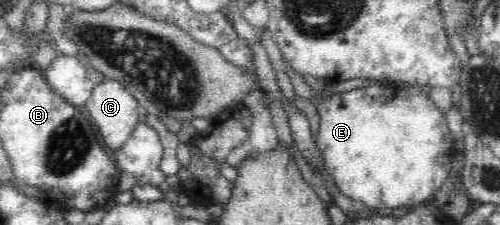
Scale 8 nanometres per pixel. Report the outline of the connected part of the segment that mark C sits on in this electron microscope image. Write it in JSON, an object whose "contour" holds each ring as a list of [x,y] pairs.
{"contour":[[[107,78],[92,89],[92,96],[86,101],[83,111],[96,123],[102,141],[111,150],[118,150],[128,139],[134,127],[138,123],[140,105],[128,89],[120,83],[120,80]]]}

